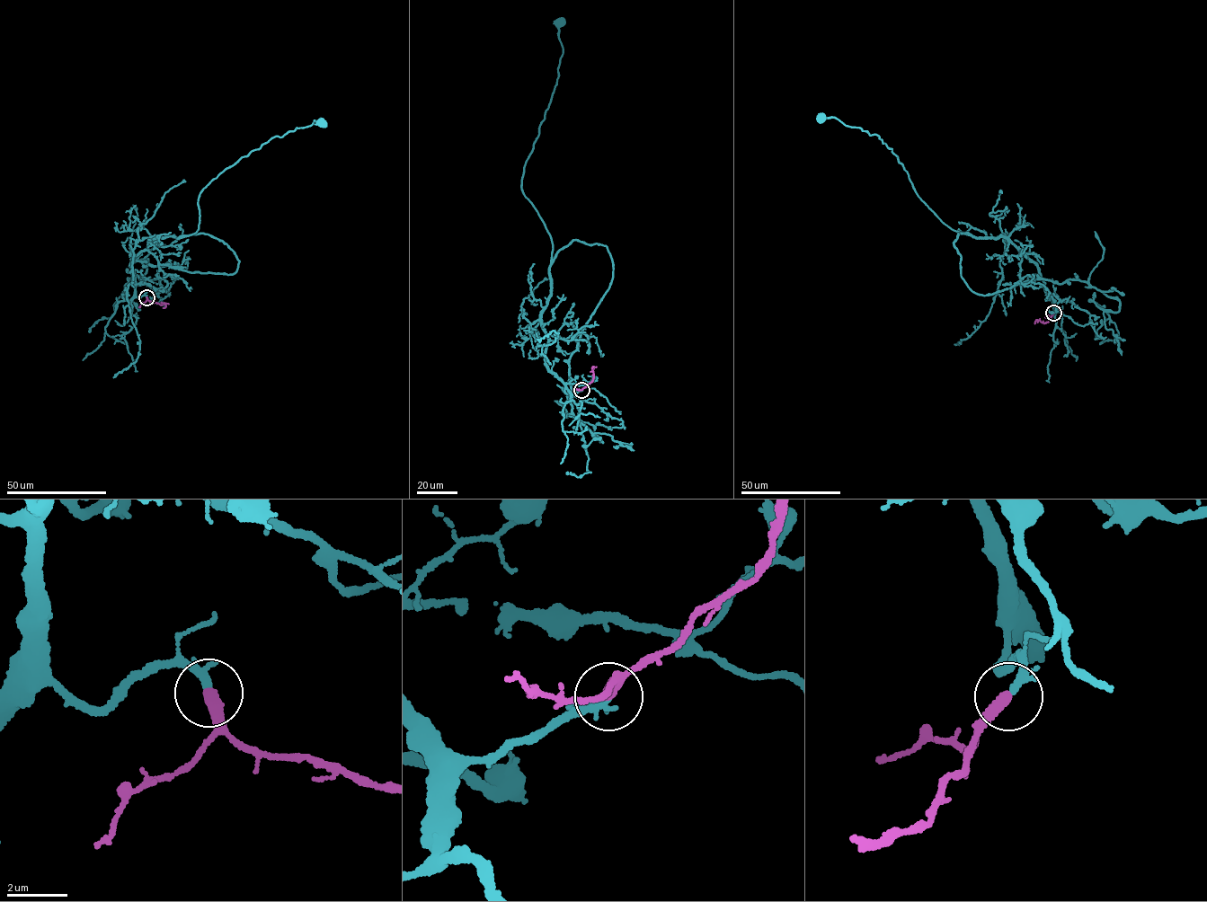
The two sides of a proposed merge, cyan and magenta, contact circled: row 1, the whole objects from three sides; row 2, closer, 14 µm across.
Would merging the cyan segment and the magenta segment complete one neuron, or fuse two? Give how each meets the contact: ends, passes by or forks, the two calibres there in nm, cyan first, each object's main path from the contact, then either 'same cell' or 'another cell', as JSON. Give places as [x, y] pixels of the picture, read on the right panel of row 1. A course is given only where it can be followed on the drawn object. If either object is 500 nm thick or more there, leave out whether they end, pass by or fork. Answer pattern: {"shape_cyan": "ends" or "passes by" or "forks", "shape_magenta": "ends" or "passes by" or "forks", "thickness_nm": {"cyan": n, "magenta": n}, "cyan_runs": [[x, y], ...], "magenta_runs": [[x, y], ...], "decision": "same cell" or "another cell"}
{"shape_cyan": "ends", "shape_magenta": "ends", "thickness_nm": {"cyan": 280, "magenta": 400}, "cyan_runs": [[1054, 313], [1039, 267], [1007, 239], [952, 229], [919, 197], [879, 137], [820, 119]], "magenta_runs": [[1053, 313], [1047, 322], [1036, 320], [1035, 323]], "decision": "same cell"}

